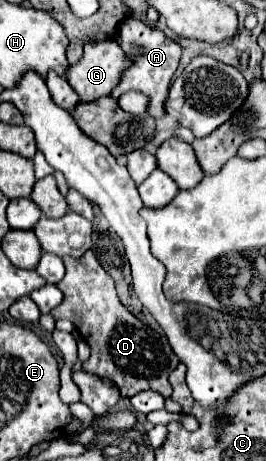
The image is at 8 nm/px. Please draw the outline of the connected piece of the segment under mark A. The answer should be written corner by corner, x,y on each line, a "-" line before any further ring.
132,16
120,24
118,34
116,34
116,42
124,48
124,52
130,52
130,56
136,58
136,64
132,68
128,68
128,72
124,72
120,84
112,90
112,96
118,98
124,92
138,90
138,92
146,94
150,100
148,114
154,118
162,118
166,114
164,102
168,96
168,88
170,88
172,76
178,68
178,62
180,62
180,46
172,38
168,38
160,28
156,28
154,24
142,22

